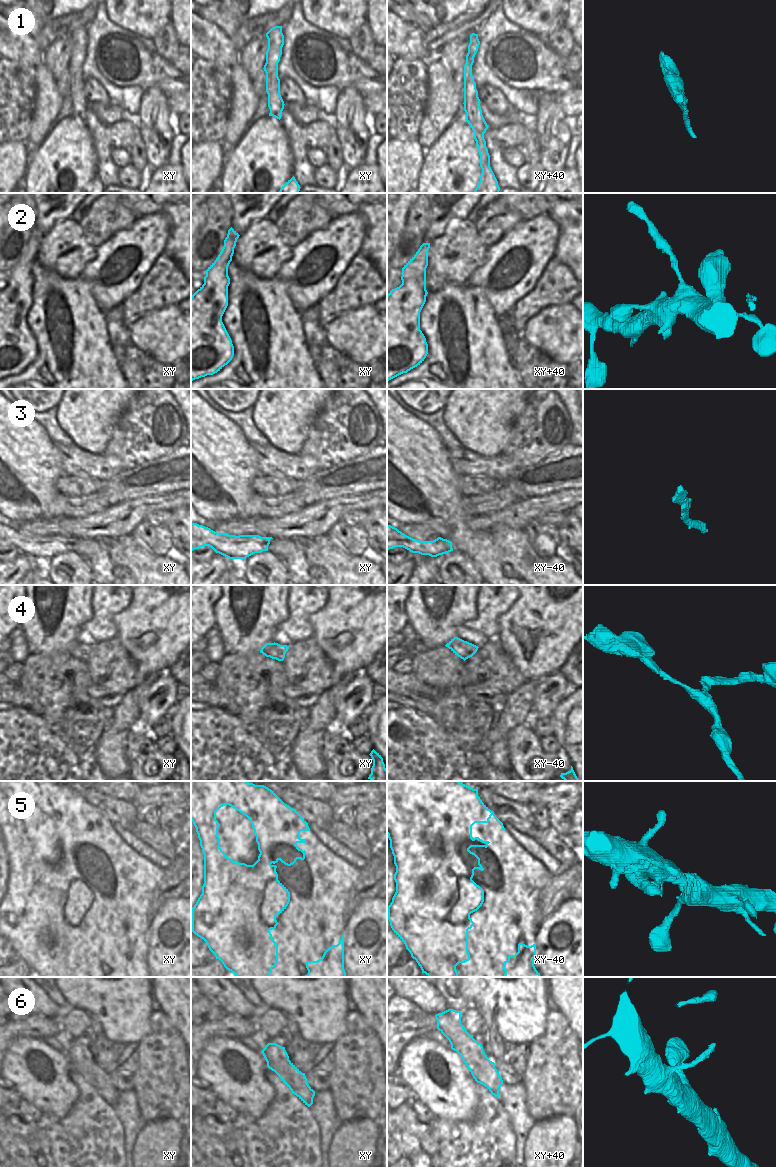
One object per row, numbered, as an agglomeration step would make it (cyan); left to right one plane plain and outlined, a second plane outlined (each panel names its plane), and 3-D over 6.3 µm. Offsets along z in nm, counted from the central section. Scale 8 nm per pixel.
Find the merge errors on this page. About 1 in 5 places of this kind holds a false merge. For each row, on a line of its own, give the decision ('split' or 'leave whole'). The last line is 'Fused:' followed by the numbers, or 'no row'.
1: leave whole
2: split
3: leave whole
4: leave whole
5: split
6: leave whole
Fused: 2, 5

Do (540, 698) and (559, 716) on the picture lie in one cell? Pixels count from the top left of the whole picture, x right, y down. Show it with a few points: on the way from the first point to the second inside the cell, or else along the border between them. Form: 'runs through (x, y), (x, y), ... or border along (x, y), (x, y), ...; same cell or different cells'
border along (569, 692), (550, 716); different cells

